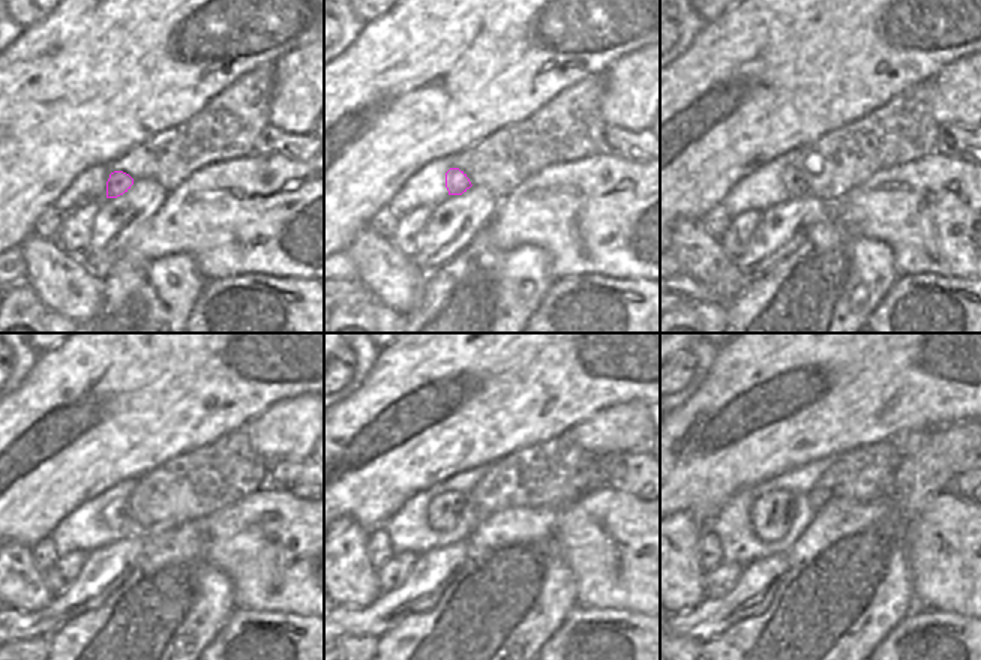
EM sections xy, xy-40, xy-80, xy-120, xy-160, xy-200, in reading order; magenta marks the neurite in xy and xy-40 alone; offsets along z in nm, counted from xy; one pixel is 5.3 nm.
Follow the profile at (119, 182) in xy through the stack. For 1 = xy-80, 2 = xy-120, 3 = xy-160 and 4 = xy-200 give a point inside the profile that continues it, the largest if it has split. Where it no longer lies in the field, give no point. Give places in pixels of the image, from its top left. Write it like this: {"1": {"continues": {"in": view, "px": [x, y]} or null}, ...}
{"1": {"continues": {"in": "xy-80", "px": [792, 179]}}, "2": {"continues": {"in": "xy-120", "px": [117, 515]}}, "3": {"continues": {"in": "xy-160", "px": [443, 510]}}, "4": {"continues": {"in": "xy-200", "px": [771, 513]}}}

